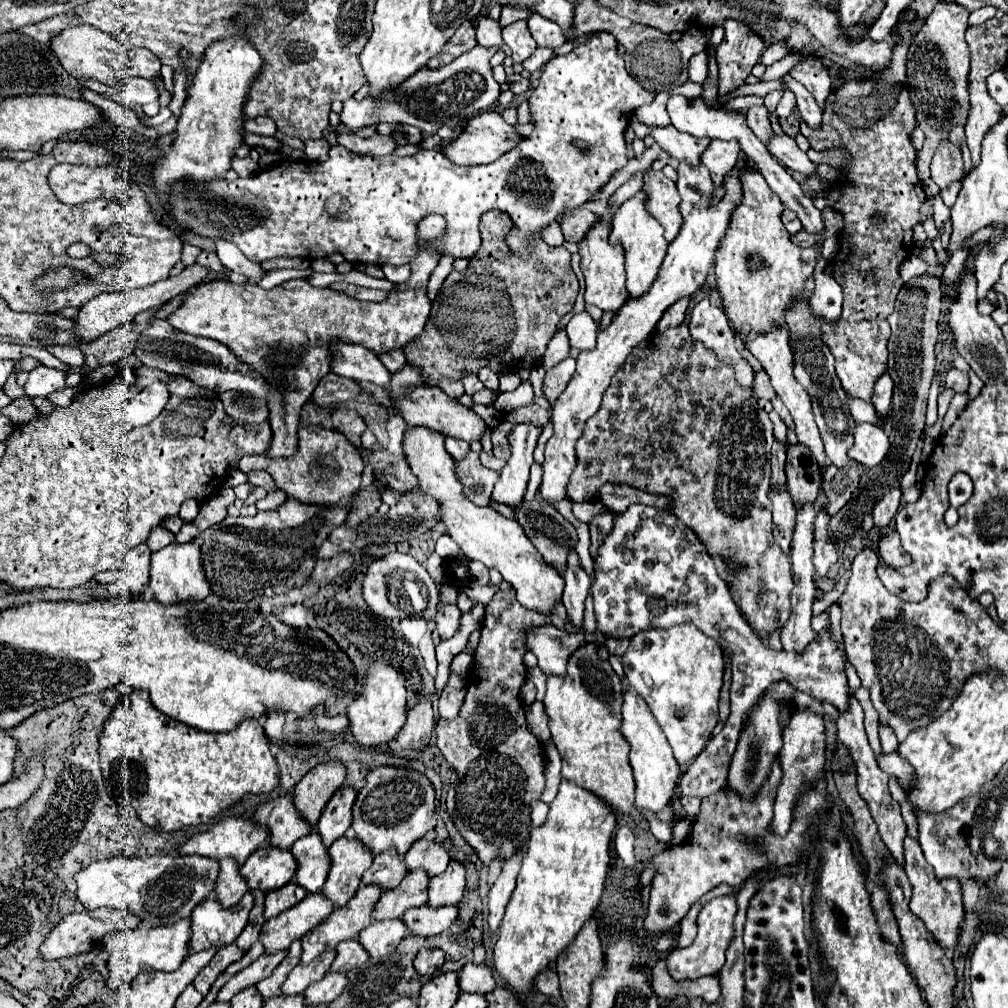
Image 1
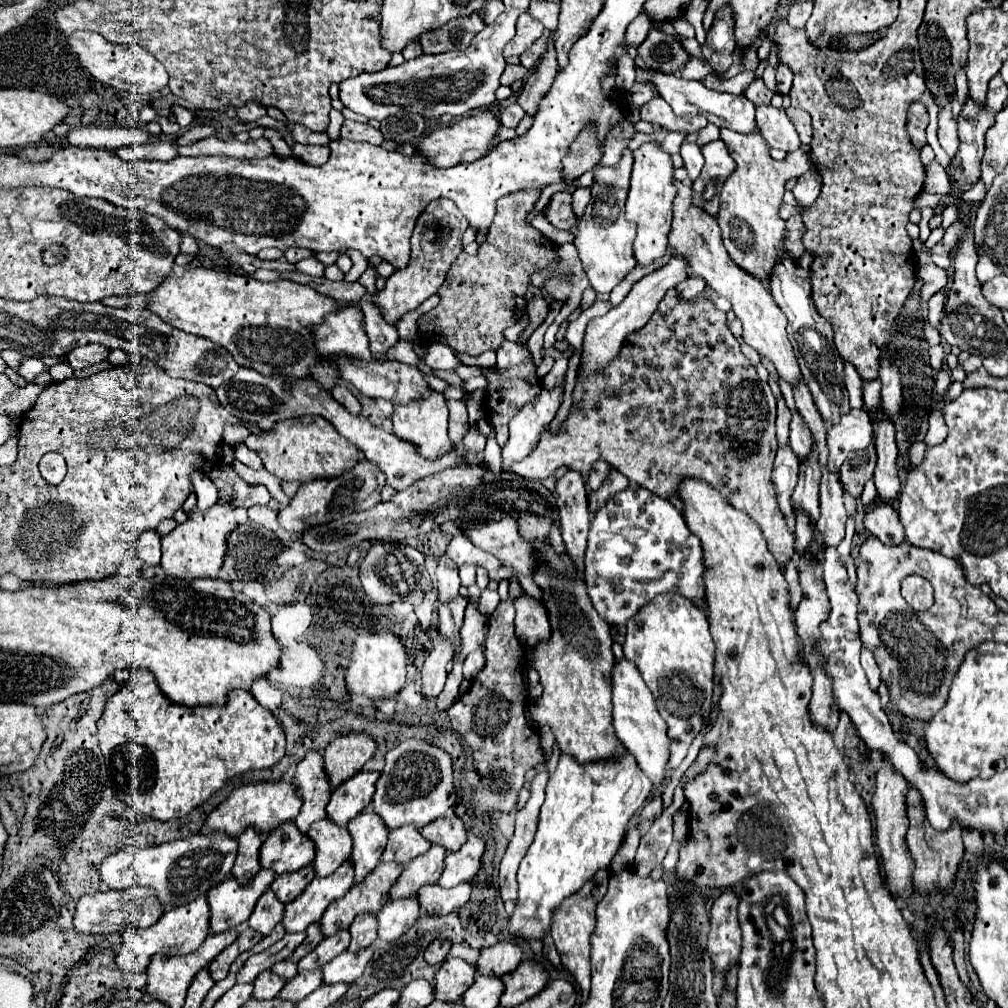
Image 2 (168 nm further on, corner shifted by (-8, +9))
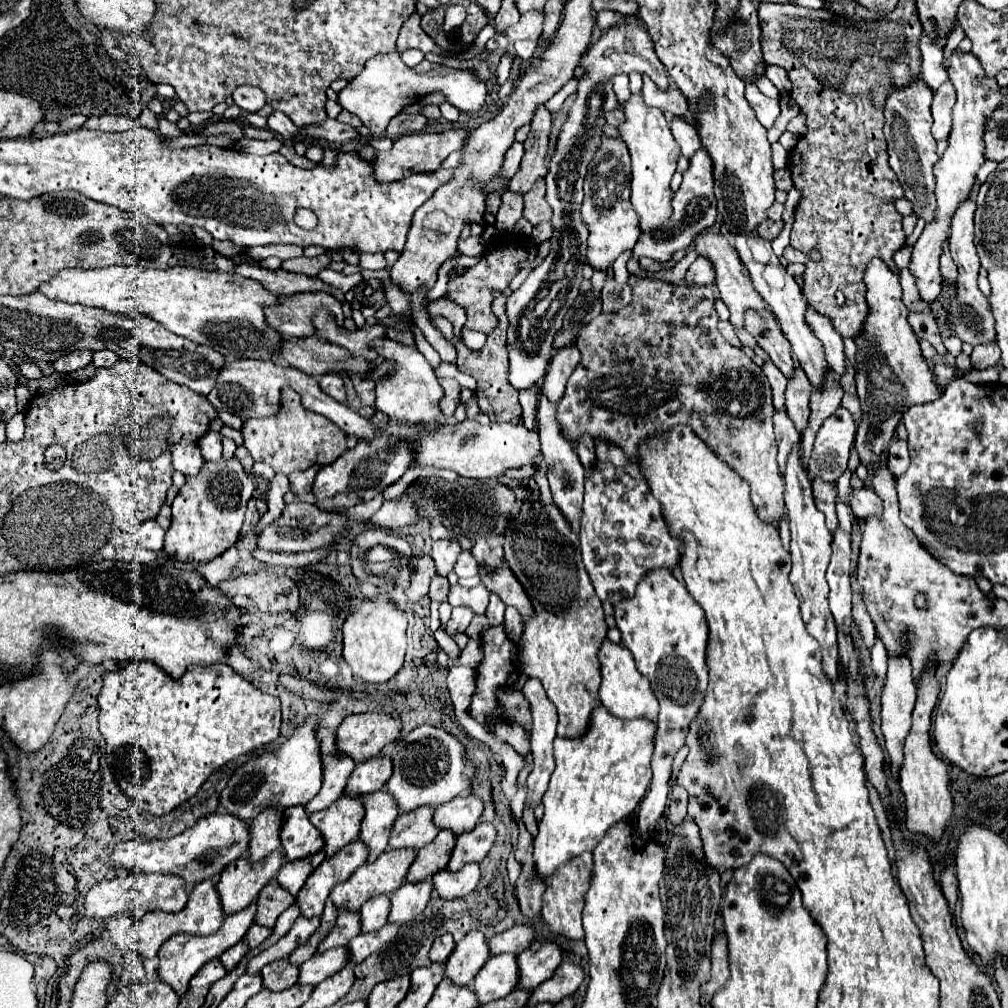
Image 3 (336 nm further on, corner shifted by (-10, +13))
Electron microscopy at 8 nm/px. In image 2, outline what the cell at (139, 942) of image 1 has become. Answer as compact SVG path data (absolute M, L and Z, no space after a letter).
M201 895L187 907L175 907L175 909L163 913L155 925L151 925L143 931L135 929L135 927L127 927L123 933L123 949L115 957L115 963L123 971L143 973L149 959L155 953L163 953L163 955L193 953L199 949L199 945L205 941L207 935L209 935L209 905L207 905L205 895Z

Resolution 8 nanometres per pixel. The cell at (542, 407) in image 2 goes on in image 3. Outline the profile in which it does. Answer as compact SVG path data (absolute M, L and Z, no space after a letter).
M567 345L553 355L543 383L543 395L547 395L551 403L557 403L563 397L567 379L571 377L571 371L575 371L575 367L579 365L579 359L581 355L575 345Z

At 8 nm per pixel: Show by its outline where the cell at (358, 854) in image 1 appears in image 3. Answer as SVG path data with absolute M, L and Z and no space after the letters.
M375 791L367 797L363 797L365 803L365 817L361 823L359 839L365 841L369 847L369 863L373 863L385 849L389 841L391 827L399 815L395 799L387 791Z

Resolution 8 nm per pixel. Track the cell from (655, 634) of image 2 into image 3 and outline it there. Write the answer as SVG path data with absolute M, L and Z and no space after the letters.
M663 567L649 571L639 581L635 595L615 603L613 609L617 629L621 631L621 643L633 653L639 673L651 681L651 689L661 707L657 719L657 751L651 759L653 781L635 815L635 829L643 837L651 837L669 797L673 757L683 747L689 723L695 719L703 703L703 691L707 689L707 621L703 609L689 595L685 585Z

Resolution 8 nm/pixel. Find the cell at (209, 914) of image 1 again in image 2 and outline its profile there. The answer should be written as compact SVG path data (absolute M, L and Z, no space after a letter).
M261 869L255 875L253 885L239 885L233 877L229 877L213 887L207 893L207 903L211 907L211 933L223 933L233 927L243 927L253 913L257 899L269 889L273 879L273 871Z

